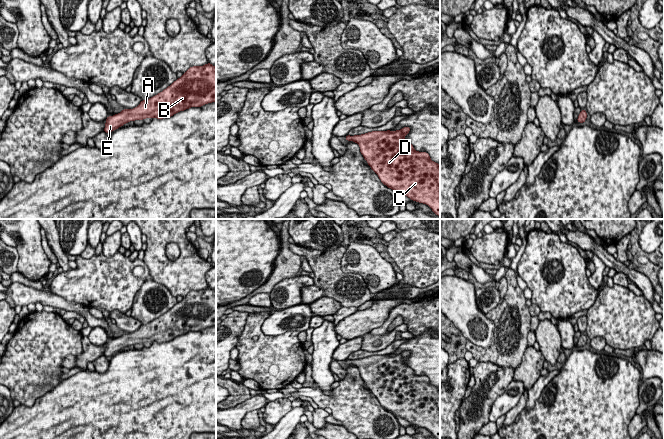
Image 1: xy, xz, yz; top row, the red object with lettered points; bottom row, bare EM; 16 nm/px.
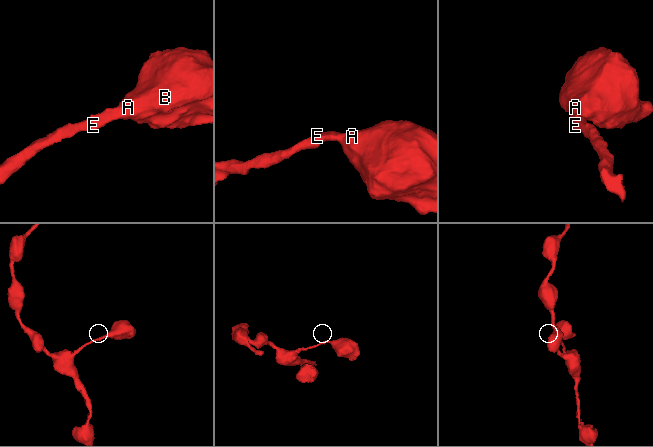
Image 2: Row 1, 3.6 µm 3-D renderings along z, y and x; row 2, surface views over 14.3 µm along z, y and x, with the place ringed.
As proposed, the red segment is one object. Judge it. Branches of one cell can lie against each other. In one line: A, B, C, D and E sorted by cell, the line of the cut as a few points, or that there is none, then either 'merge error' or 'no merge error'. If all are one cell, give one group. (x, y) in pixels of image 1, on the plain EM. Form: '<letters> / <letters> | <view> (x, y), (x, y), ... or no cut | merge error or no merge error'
A B C D E | no cut | no merge error

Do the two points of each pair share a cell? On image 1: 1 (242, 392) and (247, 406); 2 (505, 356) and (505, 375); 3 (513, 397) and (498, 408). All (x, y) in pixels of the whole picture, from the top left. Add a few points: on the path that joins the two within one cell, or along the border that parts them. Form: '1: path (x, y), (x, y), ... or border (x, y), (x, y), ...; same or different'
1: border (251, 397), (226, 409); different
2: border (482, 362), (510, 367), (514, 371); different
3: path (509, 399), (502, 405); same

